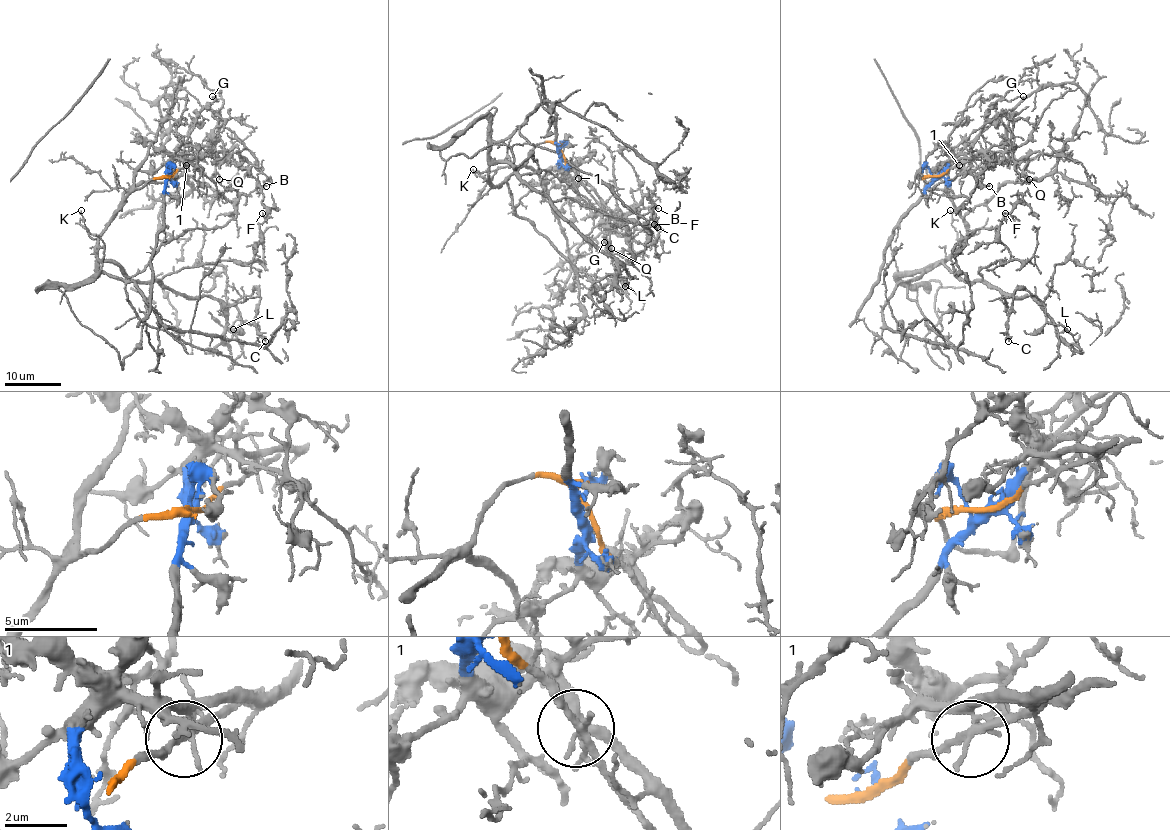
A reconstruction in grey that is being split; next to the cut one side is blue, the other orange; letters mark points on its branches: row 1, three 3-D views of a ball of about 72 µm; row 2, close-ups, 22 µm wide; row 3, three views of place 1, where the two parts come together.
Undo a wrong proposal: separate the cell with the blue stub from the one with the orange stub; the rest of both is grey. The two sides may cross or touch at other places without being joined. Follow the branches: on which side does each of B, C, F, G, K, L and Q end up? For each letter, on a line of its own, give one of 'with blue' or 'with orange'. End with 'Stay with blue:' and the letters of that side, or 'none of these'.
B: with orange
C: with orange
F: with orange
G: with blue
K: with orange
L: with orange
Q: with blue
Stay with blue: G, Q

